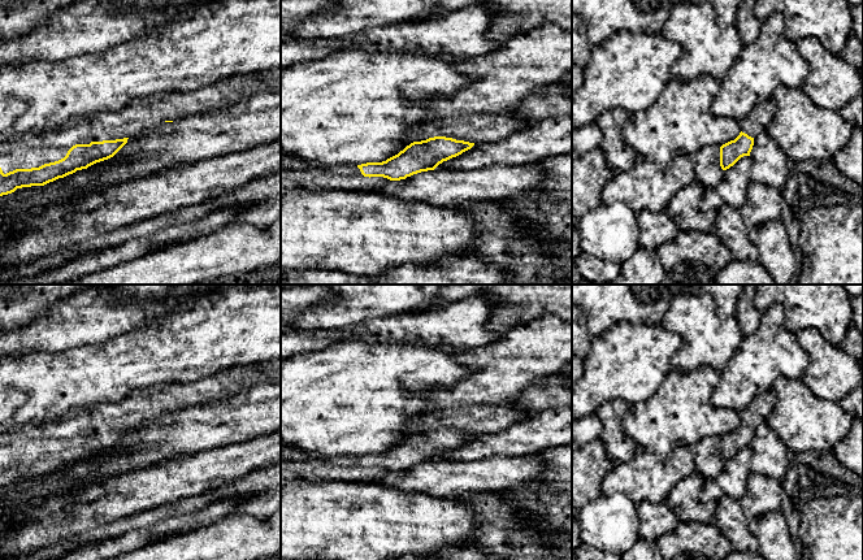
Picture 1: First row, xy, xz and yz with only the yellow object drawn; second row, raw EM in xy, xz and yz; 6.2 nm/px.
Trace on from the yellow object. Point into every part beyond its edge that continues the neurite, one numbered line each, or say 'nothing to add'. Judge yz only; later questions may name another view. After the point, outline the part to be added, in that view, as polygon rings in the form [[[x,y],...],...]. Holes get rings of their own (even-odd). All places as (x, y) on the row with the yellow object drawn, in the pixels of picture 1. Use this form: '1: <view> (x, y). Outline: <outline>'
1: yz (758, 120). Outline: [[[773,97],[756,105],[743,120],[740,121],[741,131],[751,138],[759,133],[767,131],[769,122],[776,112],[776,101]]]

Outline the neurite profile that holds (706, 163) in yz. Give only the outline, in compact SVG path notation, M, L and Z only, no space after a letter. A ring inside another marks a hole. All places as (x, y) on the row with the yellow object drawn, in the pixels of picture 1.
M708 146L691 156L695 181L704 188L716 188L724 177L720 166L720 147Z

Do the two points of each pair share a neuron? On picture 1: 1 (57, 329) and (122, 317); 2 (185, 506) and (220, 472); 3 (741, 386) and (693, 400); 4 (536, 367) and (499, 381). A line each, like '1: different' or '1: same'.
1: same
2: different
3: different
4: same

